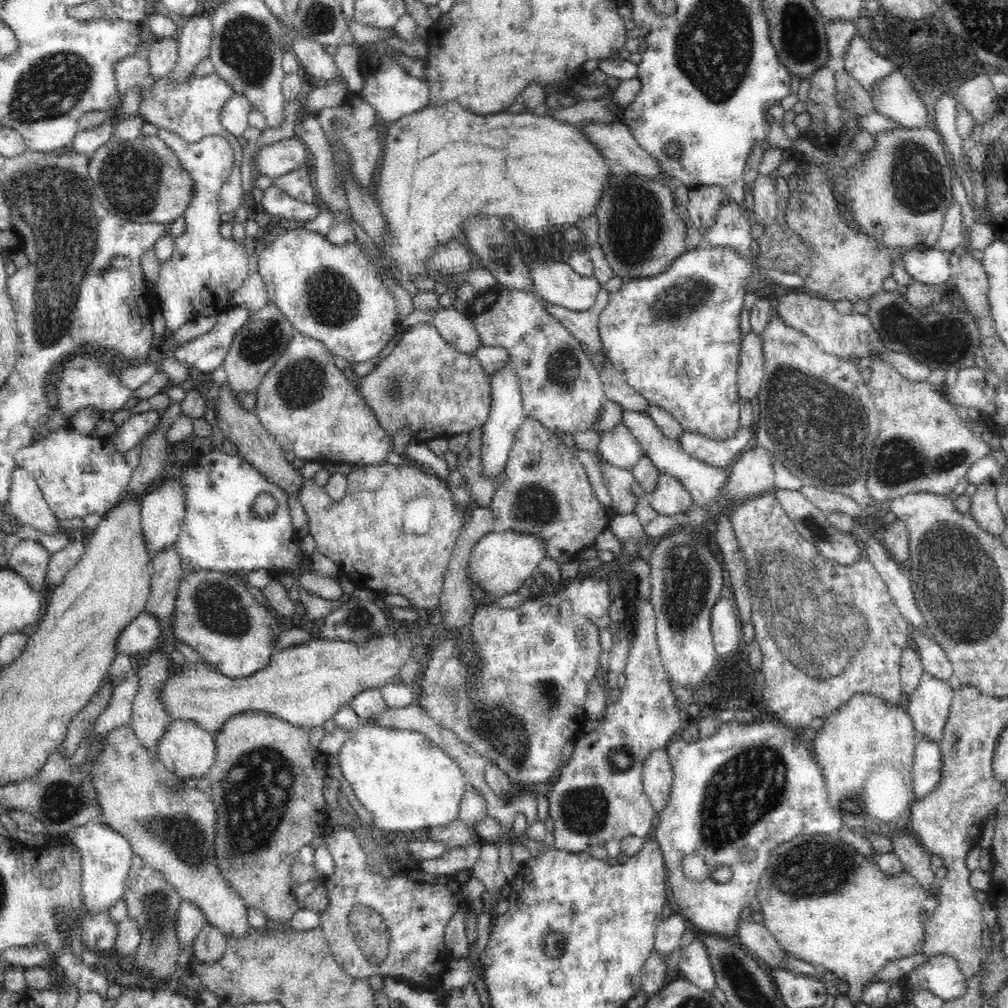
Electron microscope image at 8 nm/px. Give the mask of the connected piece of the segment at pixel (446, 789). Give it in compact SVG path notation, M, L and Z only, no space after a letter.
M368 722L350 737L335 755L345 778L350 782L358 800L372 814L378 829L386 832L414 831L430 827L448 826L458 819L460 802L468 784L465 773L441 748L435 746L419 731L380 727L379 723Z

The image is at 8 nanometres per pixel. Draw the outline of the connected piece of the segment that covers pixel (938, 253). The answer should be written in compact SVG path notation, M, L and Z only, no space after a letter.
M939 248L909 250L904 256L904 270L916 281L932 286L949 284L951 268L950 254Z

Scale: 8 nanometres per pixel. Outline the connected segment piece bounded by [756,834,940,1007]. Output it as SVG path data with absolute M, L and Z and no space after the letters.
M800 834L800 836L794 836L790 842L777 846L770 855L766 870L762 873L756 894L763 912L763 924L772 933L772 936L776 937L780 946L794 958L809 962L817 966L821 971L832 972L834 976L846 981L849 984L850 992L847 997L856 1007L861 1004L863 988L871 980L874 980L874 976L884 968L884 964L922 952L922 946L924 946L924 926L926 926L926 923L922 921L922 912L927 912L927 916L930 917L936 912L938 902L940 902L939 892L934 891L932 893L932 891L924 889L906 868L894 876L884 872L872 859L860 854L851 843L842 842L842 839L838 838L838 836L836 838L830 838L830 836L828 834L804 834L804 836Z

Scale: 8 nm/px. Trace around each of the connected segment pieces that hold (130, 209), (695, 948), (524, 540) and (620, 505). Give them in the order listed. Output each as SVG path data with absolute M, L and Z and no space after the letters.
M139 136L136 140L129 142L110 140L102 146L98 147L97 150L90 156L89 163L89 174L92 178L93 184L95 185L95 194L99 201L116 216L122 218L122 220L137 222L137 223L172 223L180 216L183 216L184 211L187 209L189 202L196 194L196 183L192 183L192 176L188 175L188 171L184 170L184 167L180 165L180 159L176 157L174 151L168 149L164 142L160 141L160 136Z
M695 939L683 950L678 966L682 976L699 986L702 990L713 991L717 986L714 967L710 962L710 955L702 939Z
M513 530L489 531L482 535L472 548L472 556L468 560L469 584L471 580L476 580L488 594L492 592L492 596L512 594L533 576L544 557L544 541L536 535Z
M598 452L594 455L600 459L604 483L611 496L611 510L618 516L633 514L639 499L632 493L632 482L634 482L632 471L608 464Z

